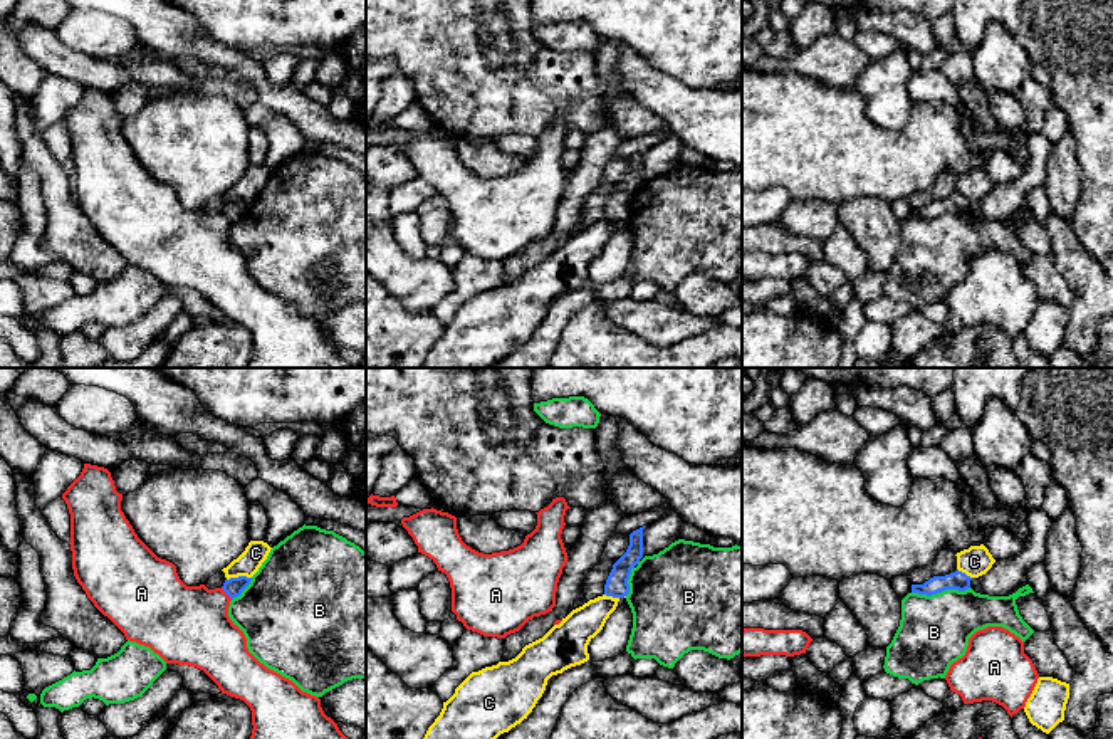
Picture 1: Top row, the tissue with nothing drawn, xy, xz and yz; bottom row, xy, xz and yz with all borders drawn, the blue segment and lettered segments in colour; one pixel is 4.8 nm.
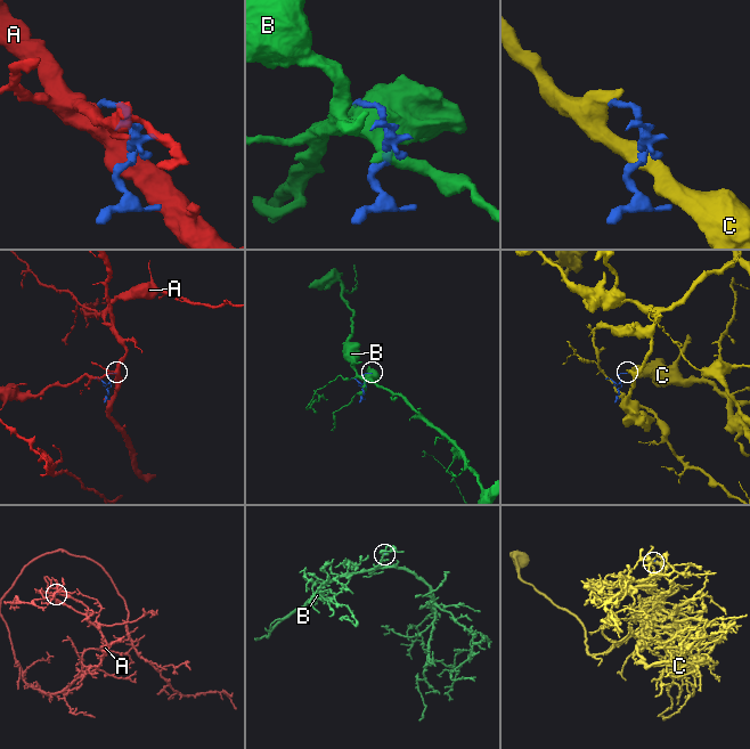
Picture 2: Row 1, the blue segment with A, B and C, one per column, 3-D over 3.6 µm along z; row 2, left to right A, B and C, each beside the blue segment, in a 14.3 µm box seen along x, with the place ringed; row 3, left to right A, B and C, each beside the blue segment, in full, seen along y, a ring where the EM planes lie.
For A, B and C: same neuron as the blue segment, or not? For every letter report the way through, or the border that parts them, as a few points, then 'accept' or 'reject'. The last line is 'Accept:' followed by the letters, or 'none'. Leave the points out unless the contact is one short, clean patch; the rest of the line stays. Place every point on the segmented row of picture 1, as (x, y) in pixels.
A: reject
B: reject
C: border along xy (250, 576), (230, 576), (227, 580); reject
Accept: none

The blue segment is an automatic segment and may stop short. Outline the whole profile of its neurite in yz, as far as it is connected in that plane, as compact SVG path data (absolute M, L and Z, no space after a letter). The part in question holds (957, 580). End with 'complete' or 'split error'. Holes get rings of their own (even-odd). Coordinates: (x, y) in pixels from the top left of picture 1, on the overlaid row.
M957 569L945 576L933 576L923 584L912 584L912 593L932 596L945 590L965 591L970 588L970 579L970 576Z; complete

